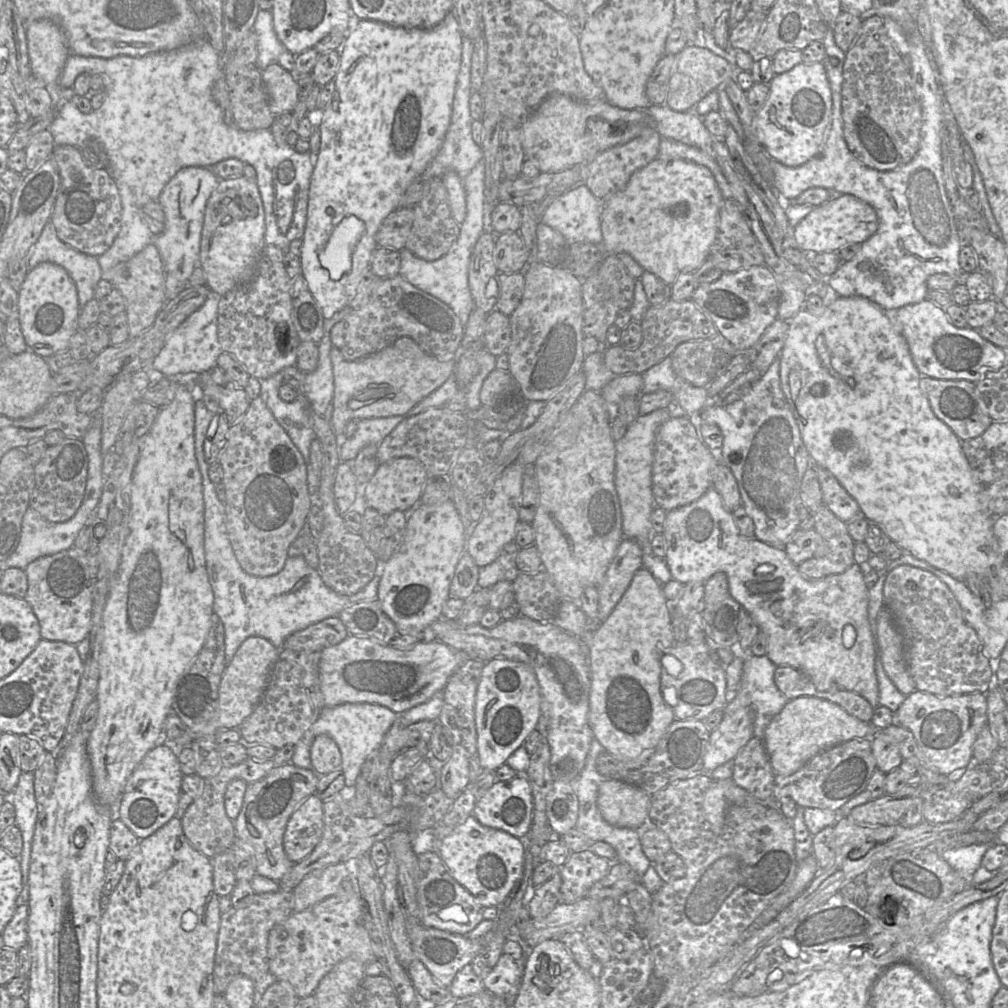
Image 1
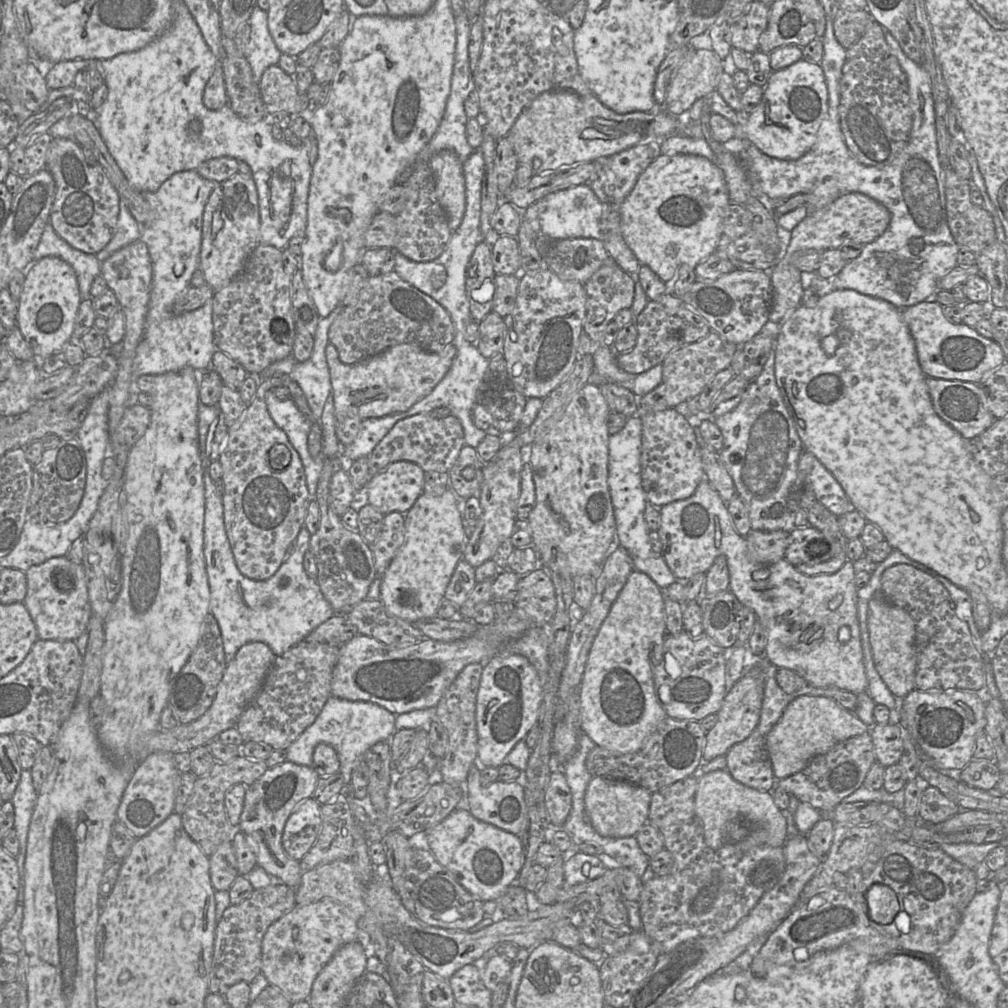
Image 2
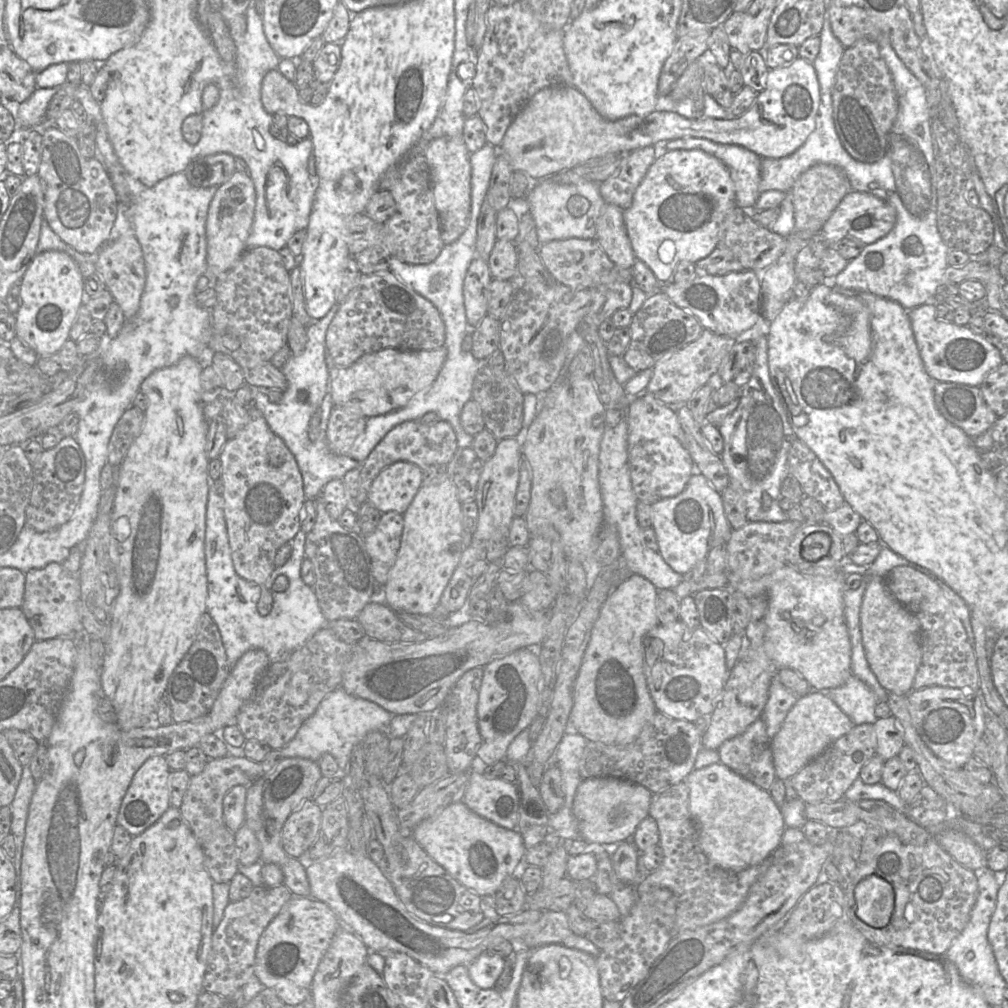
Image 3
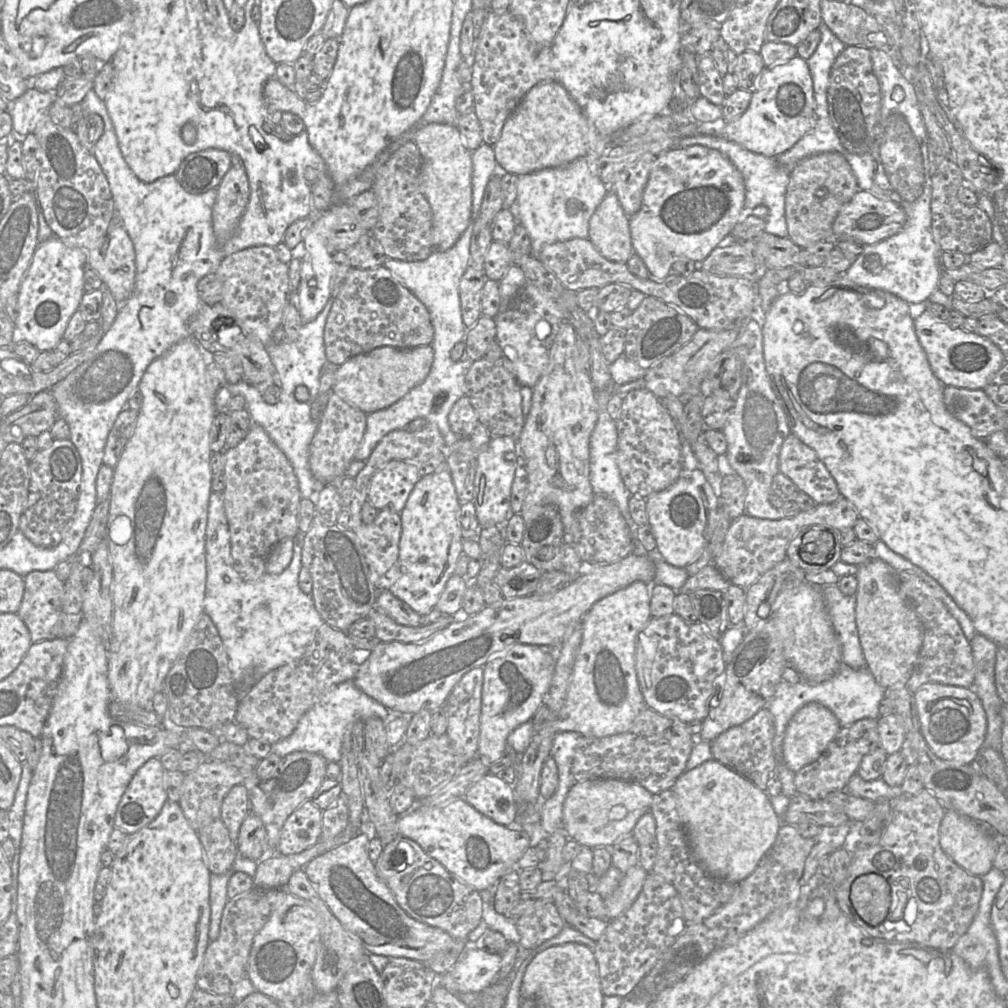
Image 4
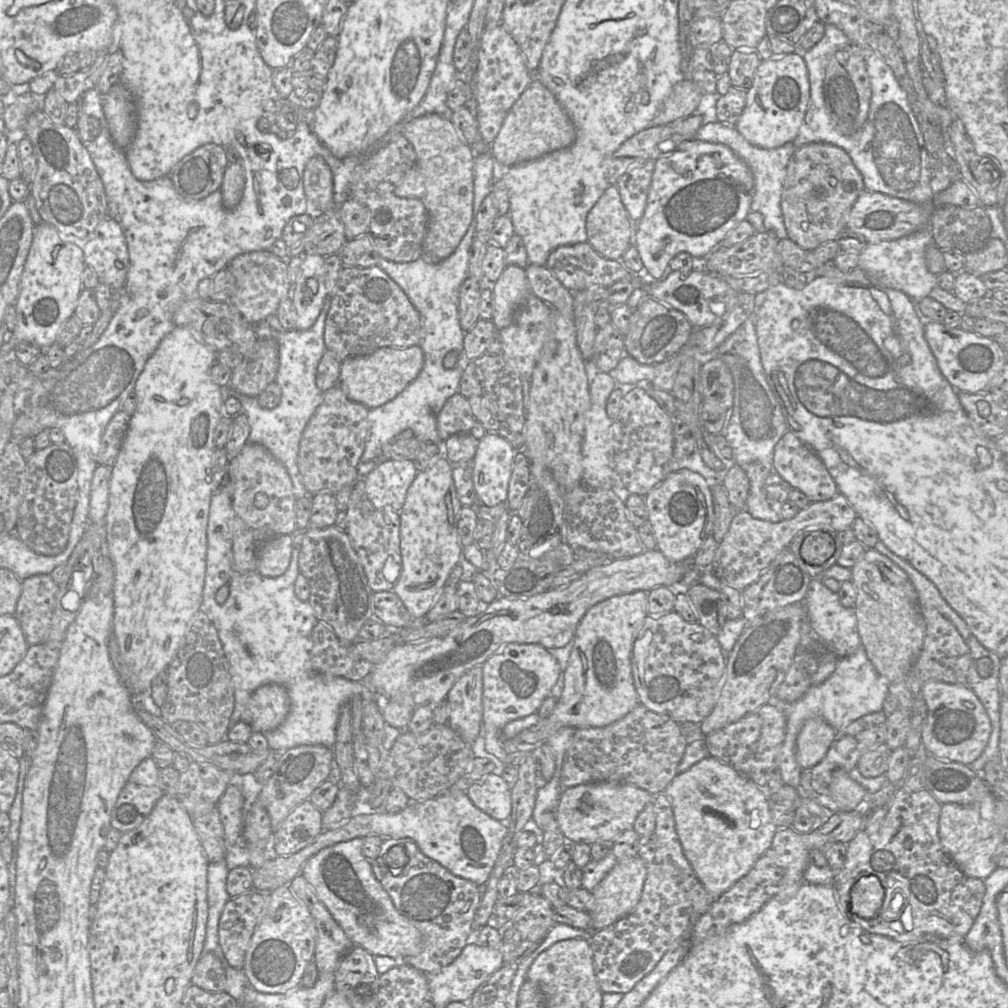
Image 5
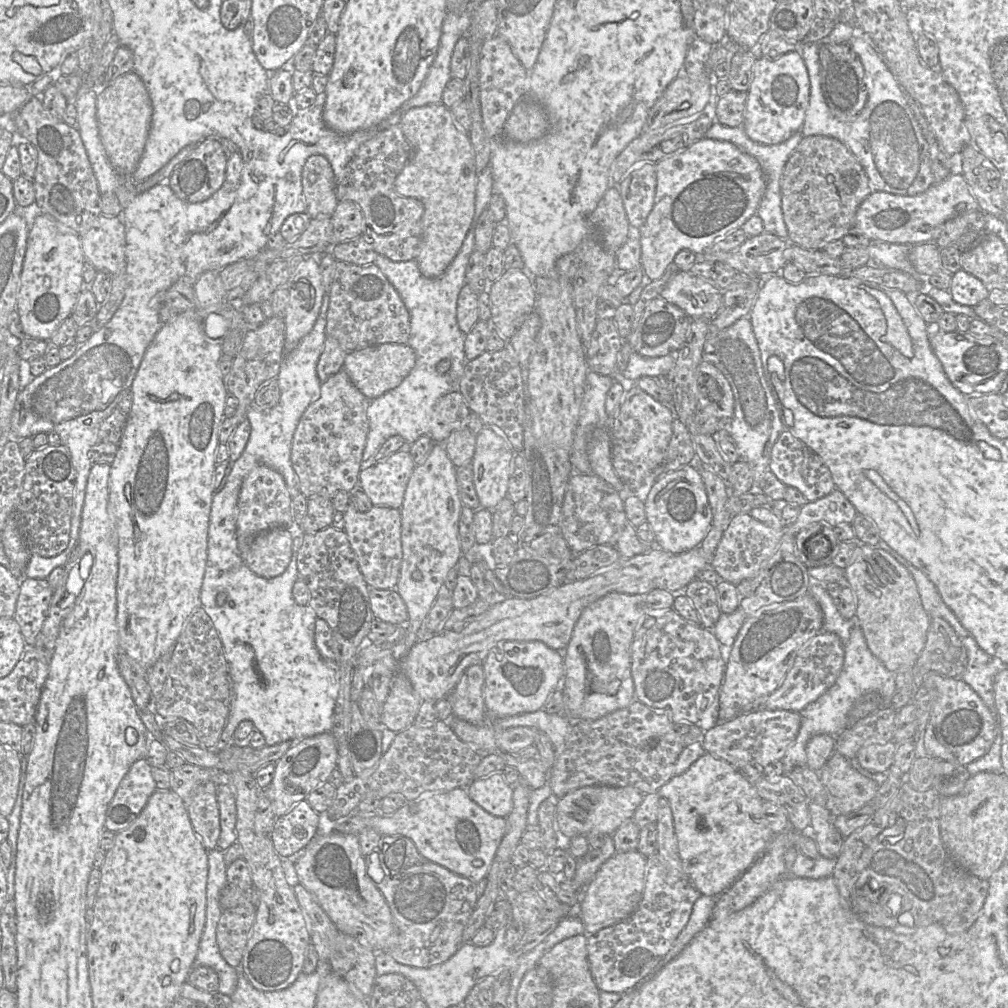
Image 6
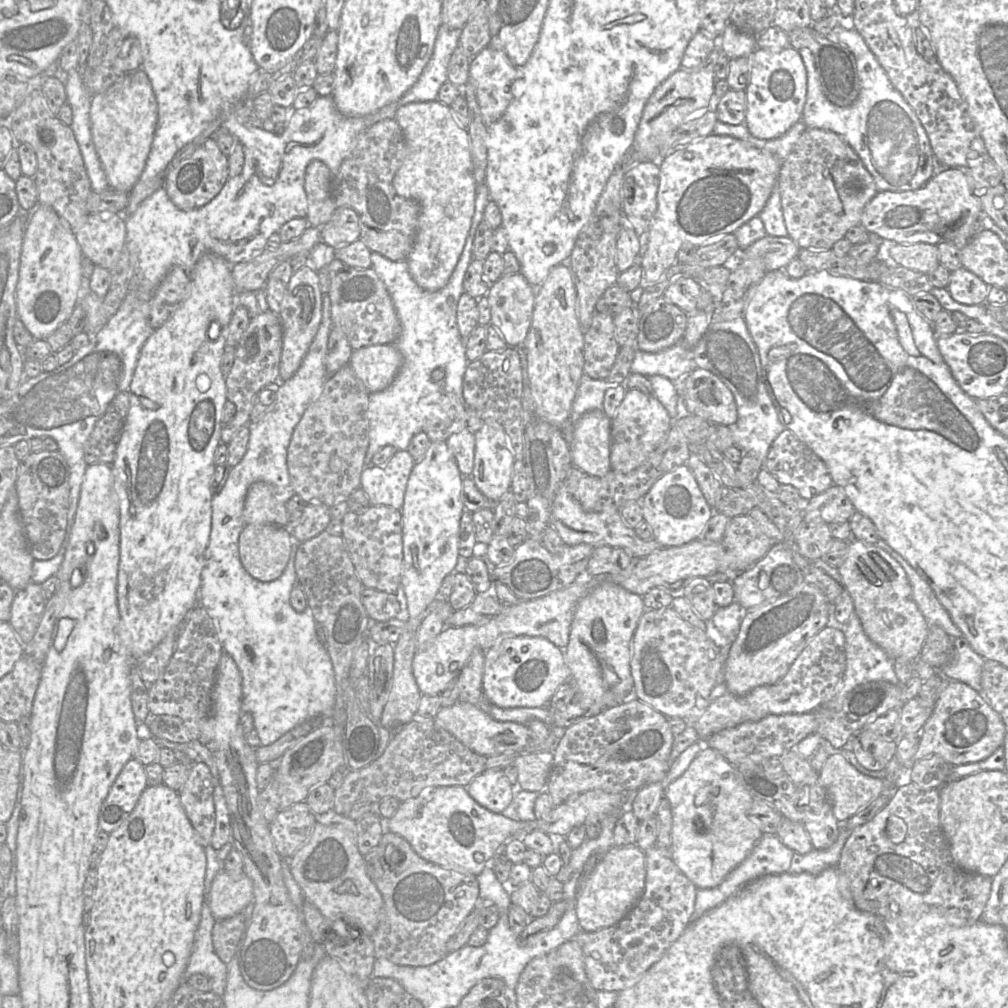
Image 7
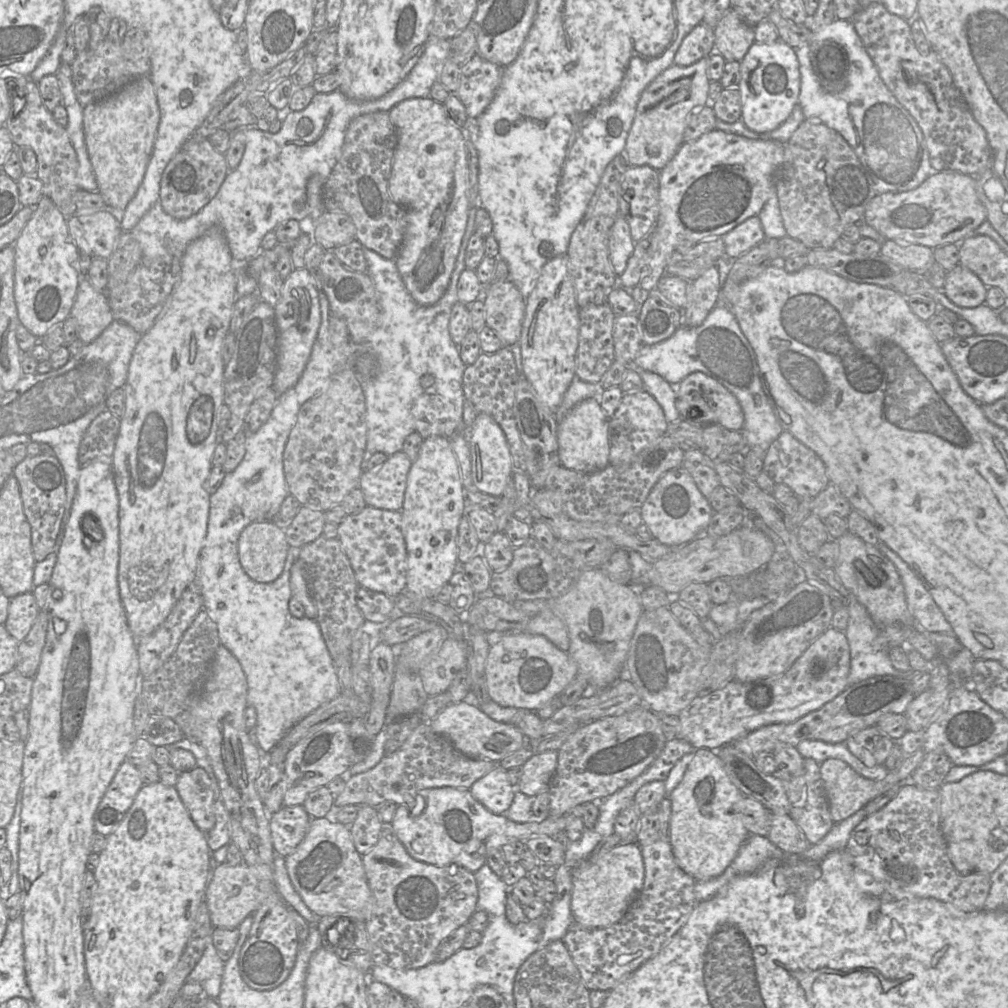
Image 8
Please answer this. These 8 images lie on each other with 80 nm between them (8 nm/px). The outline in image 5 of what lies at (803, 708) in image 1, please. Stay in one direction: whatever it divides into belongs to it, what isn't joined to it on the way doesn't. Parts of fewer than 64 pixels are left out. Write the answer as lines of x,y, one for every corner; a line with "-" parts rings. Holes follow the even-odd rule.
806,720
796,739
796,759
802,769
812,768
826,755
837,731
825,720

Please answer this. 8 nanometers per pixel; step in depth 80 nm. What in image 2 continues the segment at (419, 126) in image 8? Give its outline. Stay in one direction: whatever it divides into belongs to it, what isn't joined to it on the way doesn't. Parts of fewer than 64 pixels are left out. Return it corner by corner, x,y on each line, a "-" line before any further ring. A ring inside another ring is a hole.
441,150
429,161
435,176
438,201
445,210
452,232
460,226
466,210
463,161
450,150

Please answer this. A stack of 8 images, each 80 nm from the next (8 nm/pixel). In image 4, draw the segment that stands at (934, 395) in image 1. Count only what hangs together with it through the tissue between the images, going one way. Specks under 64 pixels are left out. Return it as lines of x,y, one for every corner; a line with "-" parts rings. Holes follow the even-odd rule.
944,386
943,401
948,412
967,425
979,439
986,439
1005,427
1007,412
1000,409
983,389

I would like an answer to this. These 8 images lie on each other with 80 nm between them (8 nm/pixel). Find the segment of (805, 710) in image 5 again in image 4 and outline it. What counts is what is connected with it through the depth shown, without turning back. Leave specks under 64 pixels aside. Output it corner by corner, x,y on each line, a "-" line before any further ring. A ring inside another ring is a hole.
845,664
841,665
838,672
832,678
821,683
801,680
799,683
793,684
783,679
778,683
775,693
769,700
766,708
771,712
774,720
775,735
773,739
773,750
779,778
782,783
781,794
770,797
770,801
775,813
782,822
791,798
797,794
794,784
795,772
786,766
783,759
785,731
793,715
804,705
810,702
817,702
832,711
839,720
841,728
845,728
864,718
878,719
880,717
879,705
884,698
884,693
885,688
876,682
873,674
867,667
853,669

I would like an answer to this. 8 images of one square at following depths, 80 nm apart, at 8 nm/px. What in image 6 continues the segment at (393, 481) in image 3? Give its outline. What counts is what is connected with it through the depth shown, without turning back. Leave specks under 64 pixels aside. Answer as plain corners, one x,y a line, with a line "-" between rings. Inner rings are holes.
400,450
360,471
358,488
374,506
400,509
415,466
408,450

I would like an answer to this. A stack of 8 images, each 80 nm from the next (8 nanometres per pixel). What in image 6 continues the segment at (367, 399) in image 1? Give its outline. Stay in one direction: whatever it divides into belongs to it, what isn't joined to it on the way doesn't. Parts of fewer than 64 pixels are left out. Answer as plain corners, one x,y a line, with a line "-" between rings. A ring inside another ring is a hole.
385,343
347,353
343,370
361,393
371,401
399,386
415,363
416,353
408,343

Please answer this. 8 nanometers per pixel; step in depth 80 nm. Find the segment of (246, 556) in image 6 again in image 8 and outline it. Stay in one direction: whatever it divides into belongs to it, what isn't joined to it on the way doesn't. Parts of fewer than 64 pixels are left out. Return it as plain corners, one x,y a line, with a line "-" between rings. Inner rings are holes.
278,520
247,525
238,539
238,555
244,572
258,583
271,583
282,573
289,554
284,527

